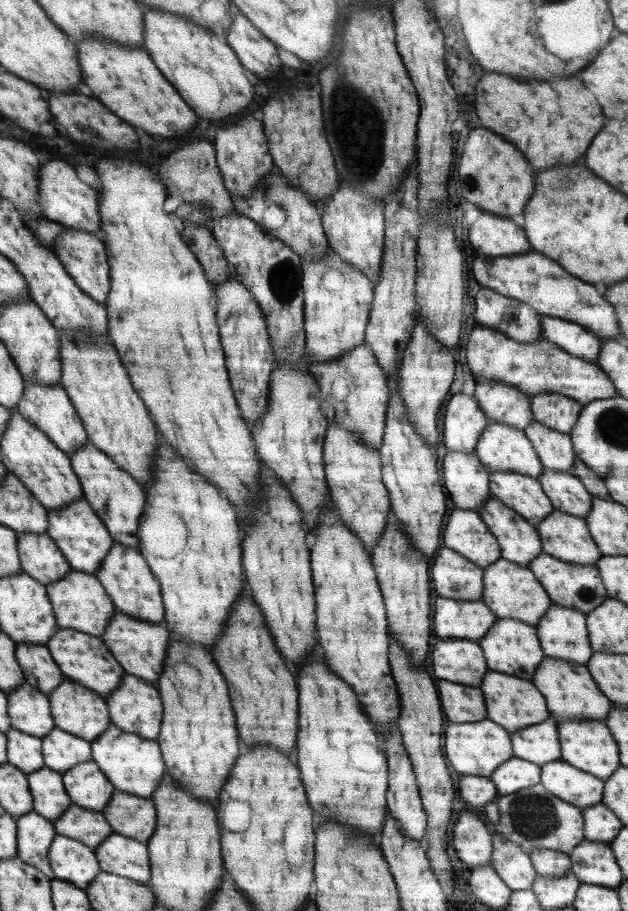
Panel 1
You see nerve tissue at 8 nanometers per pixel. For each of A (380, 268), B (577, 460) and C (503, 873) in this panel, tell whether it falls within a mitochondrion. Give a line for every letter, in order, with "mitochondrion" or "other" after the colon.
A: other
B: other
C: other

